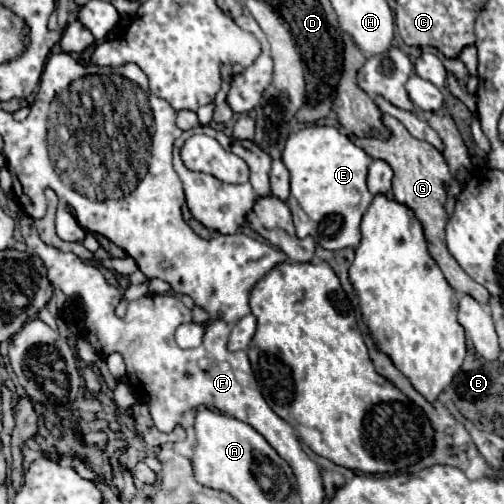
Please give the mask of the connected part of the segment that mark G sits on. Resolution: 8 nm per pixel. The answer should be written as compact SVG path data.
M384 114L382 116L384 124L390 128L392 136L388 140L376 140L376 138L356 138L352 136L352 140L372 158L382 158L384 162L388 162L394 170L394 178L392 178L392 194L398 202L410 206L416 214L416 218L422 222L424 226L424 234L426 234L426 240L428 240L428 250L432 254L432 258L438 262L438 266L442 268L448 284L460 292L460 294L468 294L472 296L474 300L478 300L480 304L488 304L490 300L490 294L488 290L474 282L462 268L460 264L456 262L456 258L448 252L448 246L446 246L446 222L448 222L448 214L444 210L444 204L446 204L446 198L448 198L448 192L446 188L450 186L450 170L448 170L448 164L444 162L444 156L434 150L434 146L430 146L428 142L422 142L418 138L414 138L396 118Z

